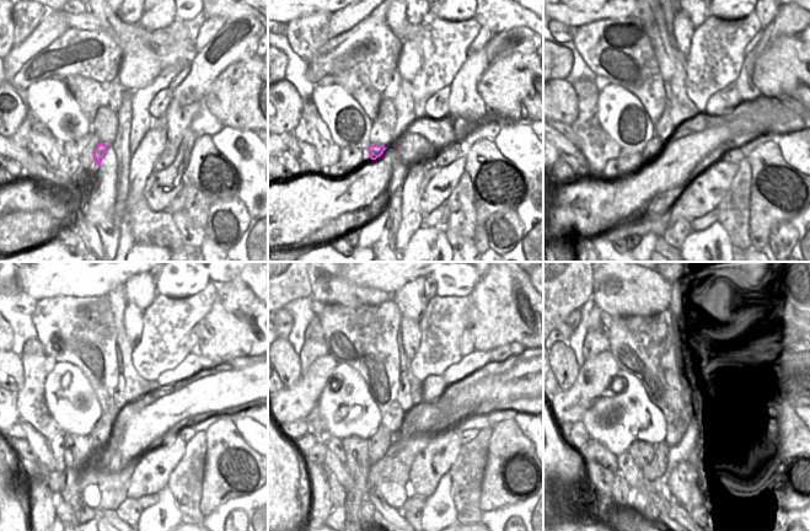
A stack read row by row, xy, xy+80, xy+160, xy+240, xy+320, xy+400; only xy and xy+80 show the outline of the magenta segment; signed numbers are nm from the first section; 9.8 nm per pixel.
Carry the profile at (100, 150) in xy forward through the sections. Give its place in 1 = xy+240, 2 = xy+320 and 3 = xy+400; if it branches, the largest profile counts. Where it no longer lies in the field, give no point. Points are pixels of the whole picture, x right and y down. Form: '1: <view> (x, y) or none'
1: xy+240 (102, 434)
2: xy+320 (381, 448)
3: xy+400 (658, 465)

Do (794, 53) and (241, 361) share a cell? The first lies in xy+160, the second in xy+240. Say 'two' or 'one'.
two

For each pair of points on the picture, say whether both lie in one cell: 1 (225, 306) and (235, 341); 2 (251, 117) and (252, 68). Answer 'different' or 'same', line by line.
1: same
2: same

